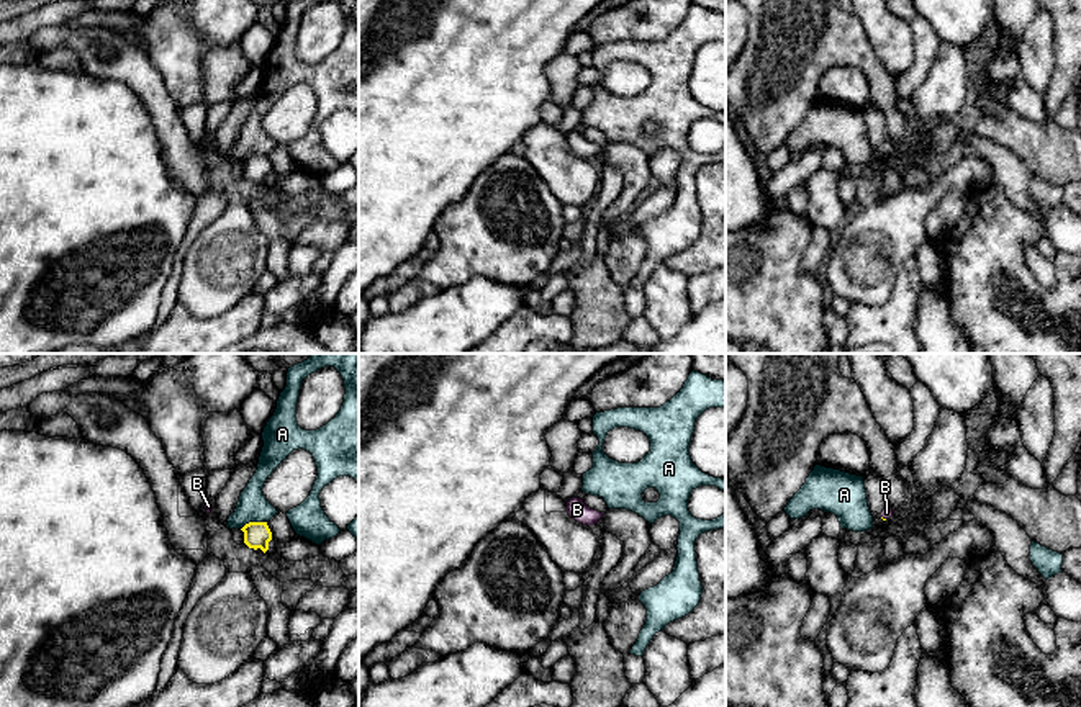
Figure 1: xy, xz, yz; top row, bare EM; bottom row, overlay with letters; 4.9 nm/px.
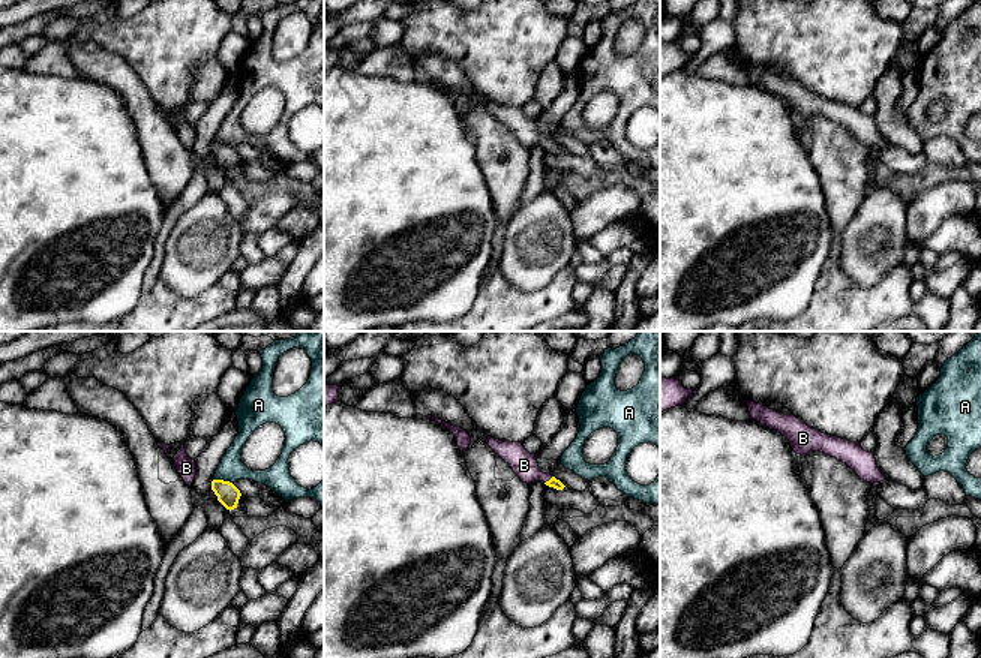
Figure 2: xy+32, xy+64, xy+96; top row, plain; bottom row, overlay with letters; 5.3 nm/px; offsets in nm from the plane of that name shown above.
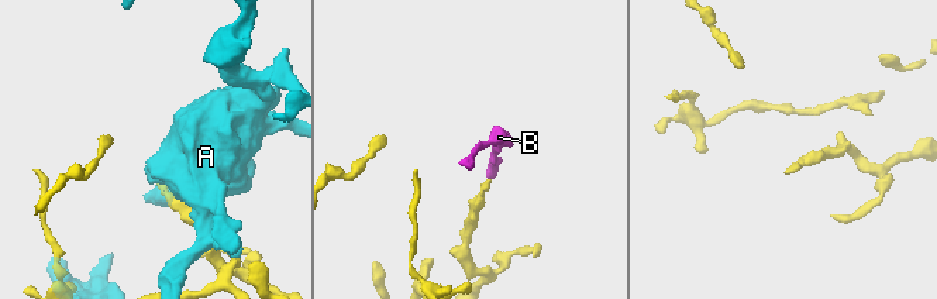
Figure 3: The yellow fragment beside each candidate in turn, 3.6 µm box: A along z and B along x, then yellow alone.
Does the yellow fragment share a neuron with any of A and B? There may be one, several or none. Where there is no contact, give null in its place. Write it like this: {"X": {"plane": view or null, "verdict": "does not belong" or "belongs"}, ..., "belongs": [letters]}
{"A": {"plane": "xy", "verdict": "does not belong"}, "B": {"plane": "yz", "verdict": "belongs"}, "belongs": ["B"]}

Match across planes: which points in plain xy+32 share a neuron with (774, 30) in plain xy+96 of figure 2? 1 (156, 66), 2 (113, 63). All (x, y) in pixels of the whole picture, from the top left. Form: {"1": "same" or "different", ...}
{"1": "same", "2": "different"}

